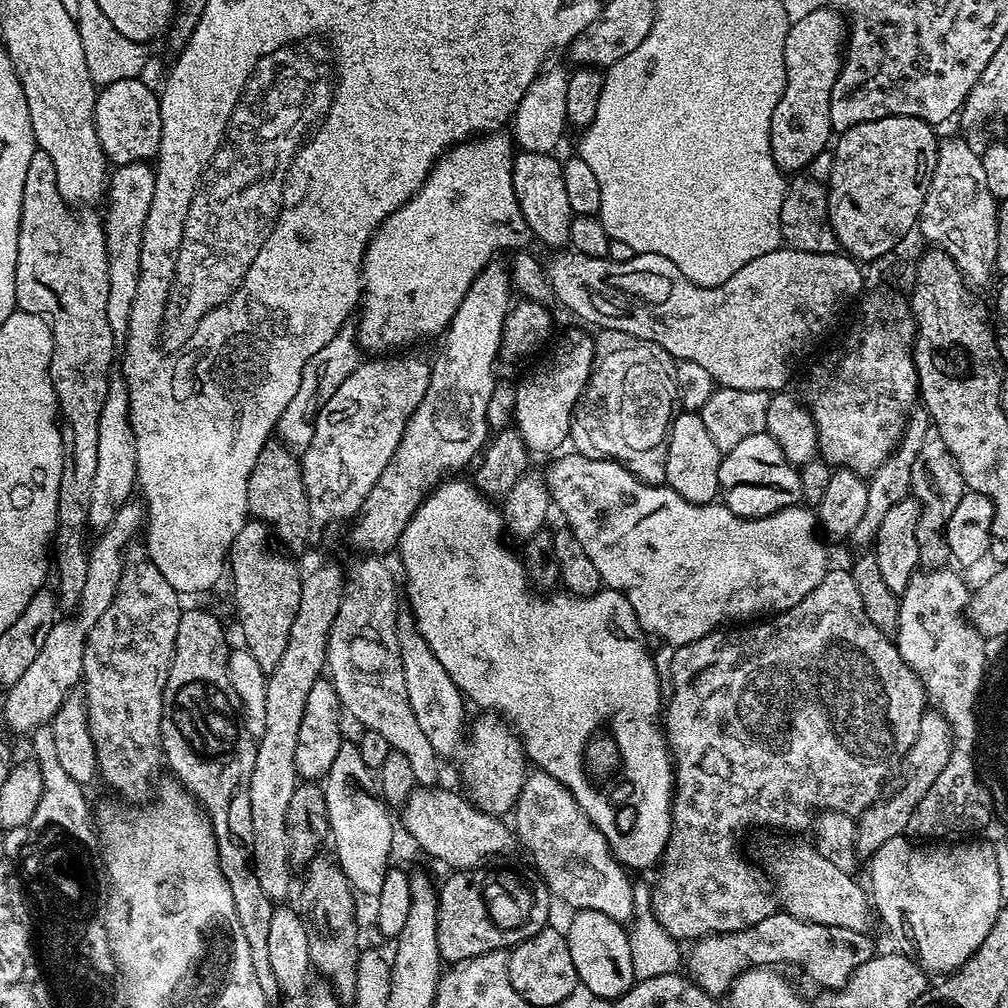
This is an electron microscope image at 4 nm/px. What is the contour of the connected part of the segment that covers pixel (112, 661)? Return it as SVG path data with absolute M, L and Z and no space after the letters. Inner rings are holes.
M132 542L128 544L123 551L123 572L121 580L118 582L117 593L114 594L113 601L107 607L106 612L102 614L102 618L98 619L94 628L88 632L85 640L84 657L82 658L82 691L84 694L84 704L88 707L88 725L90 726L90 738L94 740L94 750L96 751L96 763L98 765L99 775L104 776L106 783L117 788L124 796L129 796L132 800L144 800L148 796L148 787L152 784L152 775L159 768L162 768L162 749L160 747L160 723L162 722L162 698L166 690L166 678L170 670L170 662L174 654L174 642L178 638L178 618L182 611L181 593L174 590L174 586L170 586L170 582L166 582L166 578L162 578L162 574L158 570L158 566L154 566L154 562L148 559L148 550L143 543Z

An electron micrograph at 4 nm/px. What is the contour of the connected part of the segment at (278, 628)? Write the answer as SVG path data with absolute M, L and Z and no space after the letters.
M255 518L248 519L242 530L238 530L228 548L226 568L230 576L232 572L232 600L244 635L242 644L254 654L254 662L262 666L265 674L282 662L286 642L290 642L290 626L294 626L294 614L298 614L298 602L302 598L302 571L291 559L295 560L277 547L272 532Z

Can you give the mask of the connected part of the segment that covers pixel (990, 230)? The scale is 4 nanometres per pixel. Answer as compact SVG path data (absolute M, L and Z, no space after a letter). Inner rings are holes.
M948 136L939 141L936 149L936 165L932 175L932 184L926 194L926 202L922 202L918 232L921 232L933 248L940 248L958 266L958 270L973 289L981 290L991 282L996 272L996 255L998 254L998 201L990 194L990 186L986 186L986 169L982 166L982 155L975 152L964 140L956 136Z

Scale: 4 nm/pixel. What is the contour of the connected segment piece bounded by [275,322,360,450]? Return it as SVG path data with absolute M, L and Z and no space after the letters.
M347 323L339 328L338 334L318 350L314 357L306 362L302 370L302 379L298 384L297 393L290 398L288 406L282 410L279 422L276 423L277 437L279 441L293 450L303 450L310 444L314 434L314 422L320 412L321 396L320 388L332 391L342 384L346 378L356 369L360 363L360 347L358 343L358 330L353 323Z

